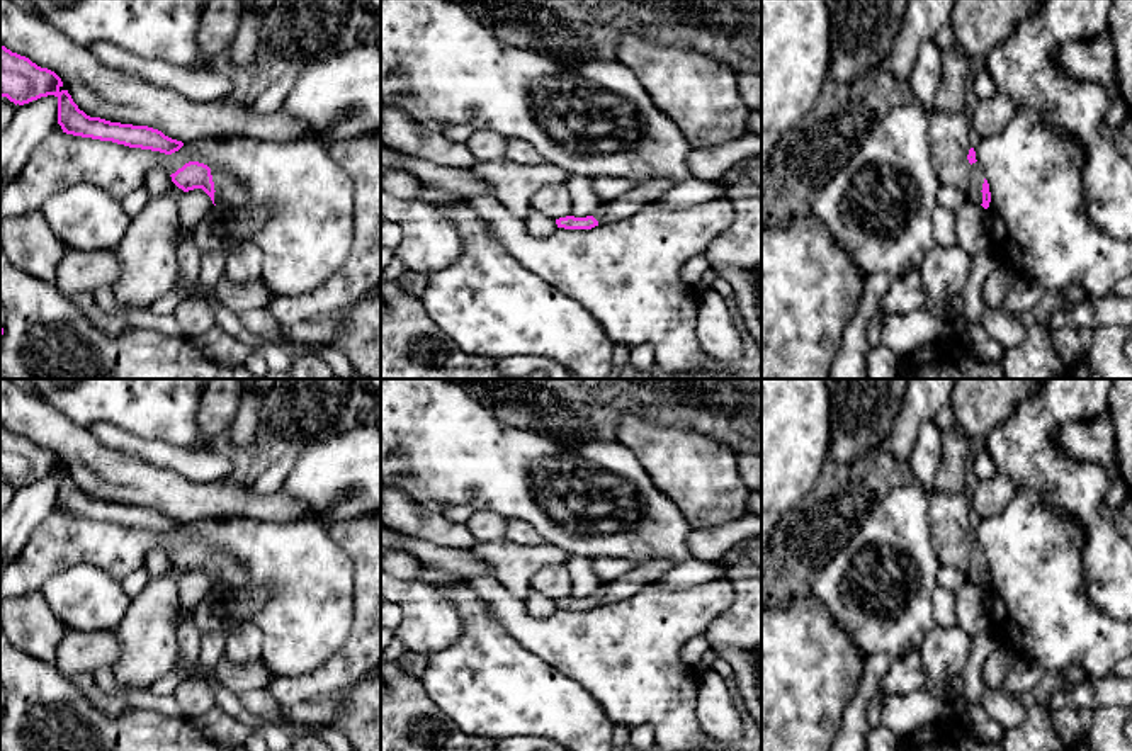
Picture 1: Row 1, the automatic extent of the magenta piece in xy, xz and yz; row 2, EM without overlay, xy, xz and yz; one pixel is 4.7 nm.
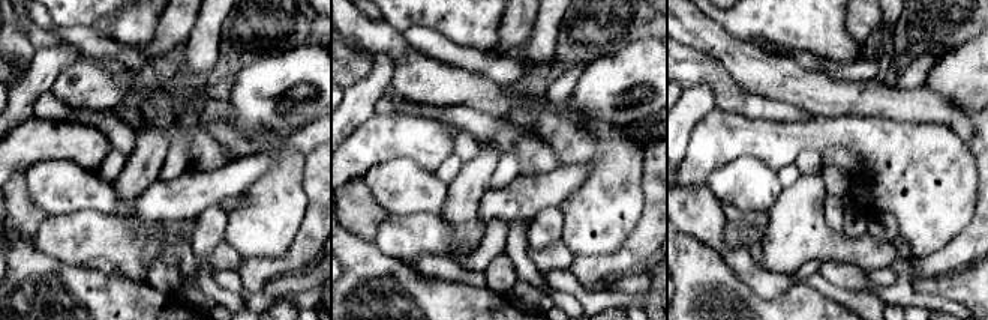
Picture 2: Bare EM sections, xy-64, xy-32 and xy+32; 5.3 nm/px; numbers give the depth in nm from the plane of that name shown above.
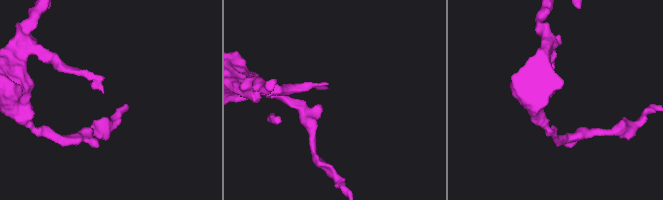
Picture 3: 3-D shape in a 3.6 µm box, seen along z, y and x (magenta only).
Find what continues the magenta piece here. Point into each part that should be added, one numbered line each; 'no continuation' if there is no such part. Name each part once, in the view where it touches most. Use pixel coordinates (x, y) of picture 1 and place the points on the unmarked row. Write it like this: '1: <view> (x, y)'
1: xy (228, 575)

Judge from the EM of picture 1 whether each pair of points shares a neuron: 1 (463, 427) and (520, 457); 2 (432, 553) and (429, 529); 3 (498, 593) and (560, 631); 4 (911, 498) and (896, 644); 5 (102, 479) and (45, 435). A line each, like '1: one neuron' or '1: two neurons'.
1: one neuron
2: two neurons
3: one neuron
4: one neuron
5: one neuron

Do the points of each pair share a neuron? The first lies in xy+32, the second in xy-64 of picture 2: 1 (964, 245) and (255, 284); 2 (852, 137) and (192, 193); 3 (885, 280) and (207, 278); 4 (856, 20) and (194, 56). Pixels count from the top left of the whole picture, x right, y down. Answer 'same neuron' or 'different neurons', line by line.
1: same neuron
2: different neurons
3: different neurons
4: different neurons

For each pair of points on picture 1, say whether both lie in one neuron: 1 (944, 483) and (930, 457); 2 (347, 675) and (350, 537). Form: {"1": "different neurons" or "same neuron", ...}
{"1": "different neurons", "2": "same neuron"}

